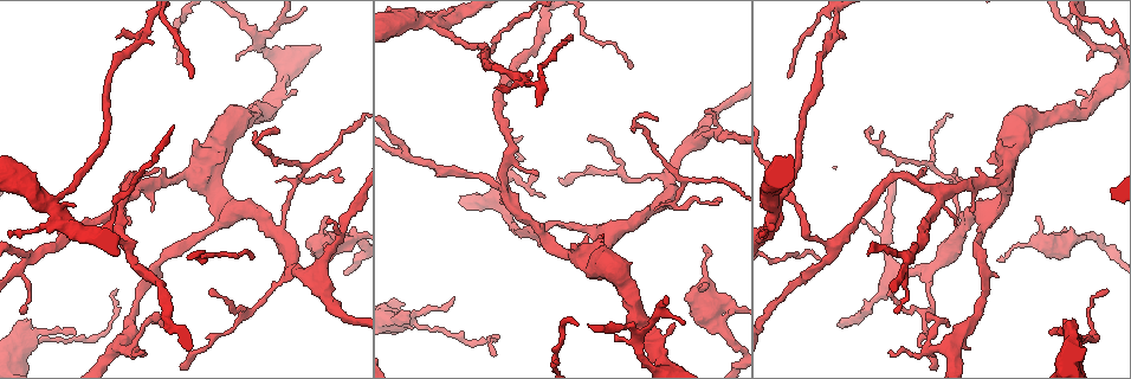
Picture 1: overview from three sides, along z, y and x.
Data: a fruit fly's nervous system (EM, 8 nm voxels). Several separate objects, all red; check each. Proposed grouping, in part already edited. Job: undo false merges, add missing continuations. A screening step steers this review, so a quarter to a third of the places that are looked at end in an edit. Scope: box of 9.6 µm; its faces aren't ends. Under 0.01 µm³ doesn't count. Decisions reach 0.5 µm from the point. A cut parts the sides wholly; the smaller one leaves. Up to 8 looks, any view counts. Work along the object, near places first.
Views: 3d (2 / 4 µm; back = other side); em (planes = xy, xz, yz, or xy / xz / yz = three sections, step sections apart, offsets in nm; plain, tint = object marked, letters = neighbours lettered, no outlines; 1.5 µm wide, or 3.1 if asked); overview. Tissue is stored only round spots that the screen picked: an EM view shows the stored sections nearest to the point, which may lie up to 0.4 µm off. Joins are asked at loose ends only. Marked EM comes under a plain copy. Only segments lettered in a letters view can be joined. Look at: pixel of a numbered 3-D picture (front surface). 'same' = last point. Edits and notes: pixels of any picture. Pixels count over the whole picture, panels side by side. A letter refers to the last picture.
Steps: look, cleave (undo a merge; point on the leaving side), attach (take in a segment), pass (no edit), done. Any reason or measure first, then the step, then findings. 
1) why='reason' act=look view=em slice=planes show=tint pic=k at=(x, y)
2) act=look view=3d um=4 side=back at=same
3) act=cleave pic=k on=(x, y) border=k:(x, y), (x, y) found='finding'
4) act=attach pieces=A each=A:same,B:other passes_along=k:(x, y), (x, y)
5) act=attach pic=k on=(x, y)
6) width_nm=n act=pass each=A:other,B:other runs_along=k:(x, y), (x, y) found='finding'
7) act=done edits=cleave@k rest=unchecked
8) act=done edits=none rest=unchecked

why='free end' act=look view=3d um=2 side=back pic=1 at=(496, 87)

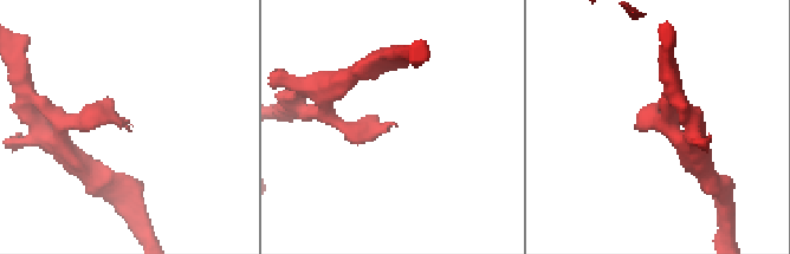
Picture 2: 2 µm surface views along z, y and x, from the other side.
act=look view=em slice=planes show=letters pic=2 at=(657, 131)

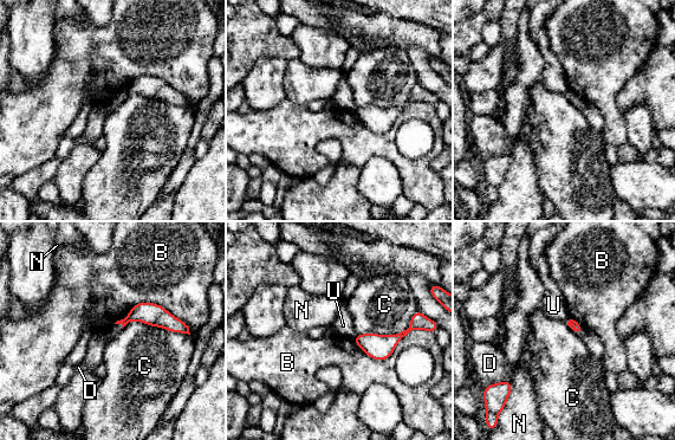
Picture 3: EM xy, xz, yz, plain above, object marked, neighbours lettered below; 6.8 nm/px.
longest_contact=C:460nm act=pass each=B:other,C:other,D:other,N:other,U:other runs_along=3:(123, 322), (158, 316), (183, 330) found='none of them fits'

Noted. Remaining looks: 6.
why='branch stops here' act=look view=em slice=planes show=letters pic=1 at=(673, 322)

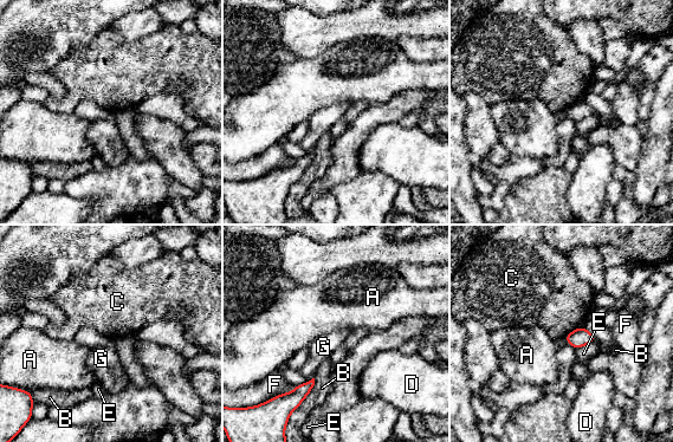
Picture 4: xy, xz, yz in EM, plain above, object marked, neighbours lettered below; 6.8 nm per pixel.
act=pass each=A:other,B:other,C:other,D:other,E:other,F:other,G:other found='no lettered segment goes on from it'

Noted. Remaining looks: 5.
act=look view=em slice=yz step=8 show=letters pic=1 at=(73, 333)

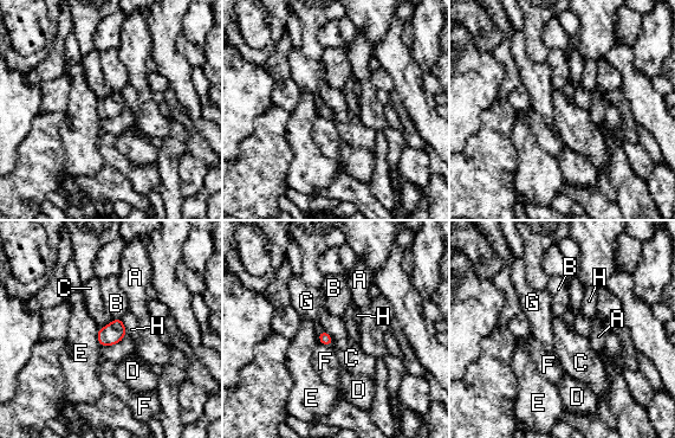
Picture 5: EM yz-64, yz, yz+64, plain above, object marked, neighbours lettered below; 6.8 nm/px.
act=pass each=A:other,B:other,C:other,D:other,E:other,F:other,G:other,H:other found='no lettered segment goes on from it'

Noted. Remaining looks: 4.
act=done edits=none rest=unchecked

